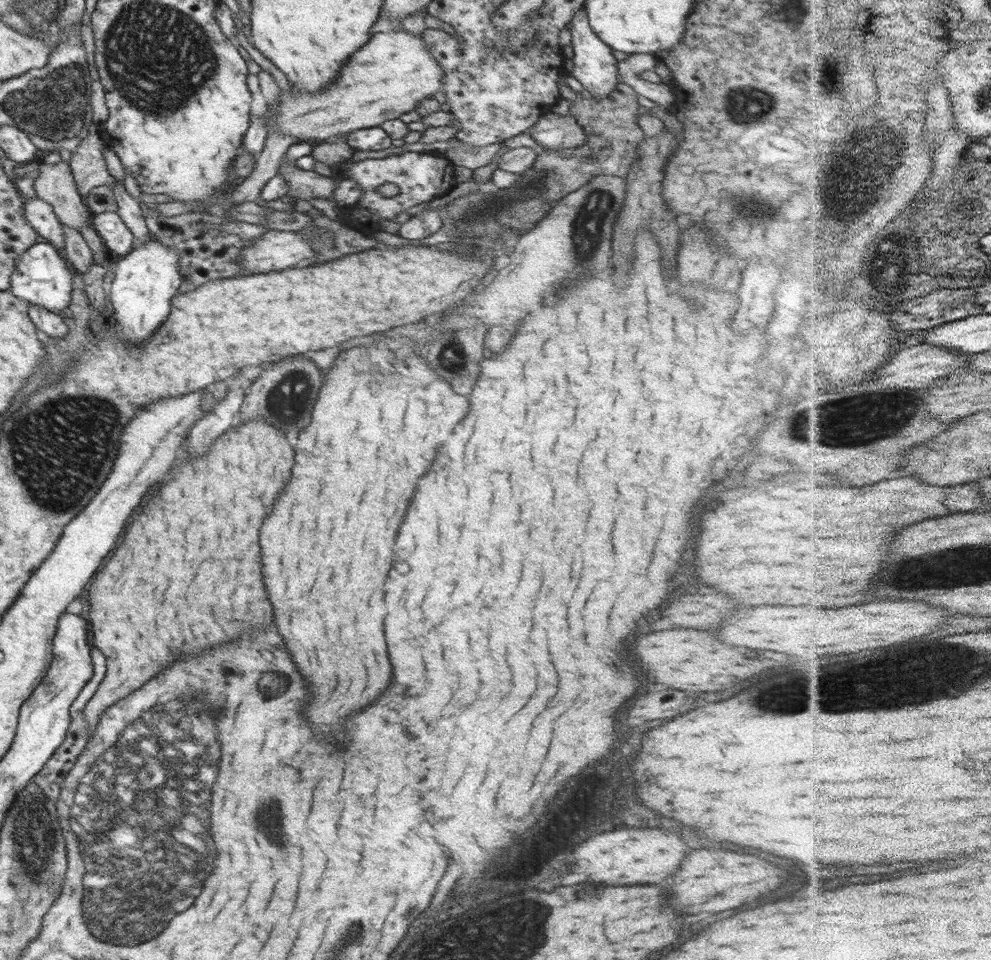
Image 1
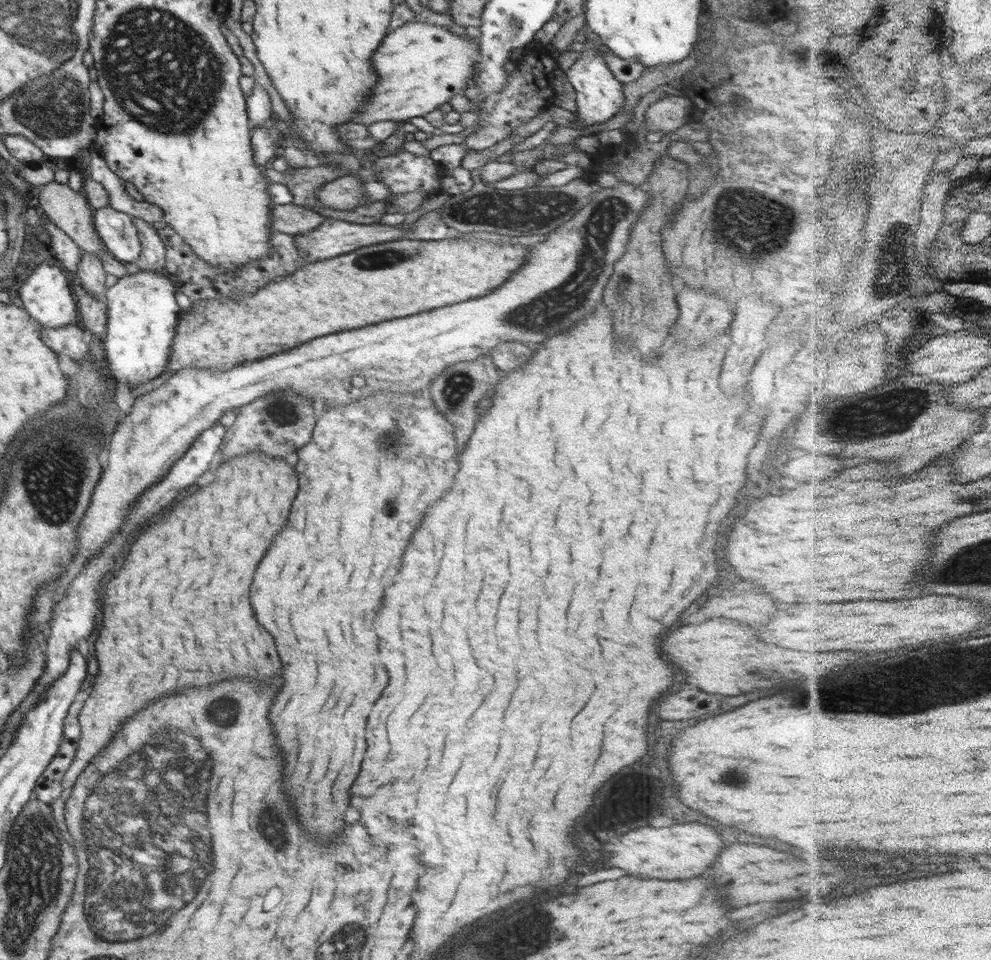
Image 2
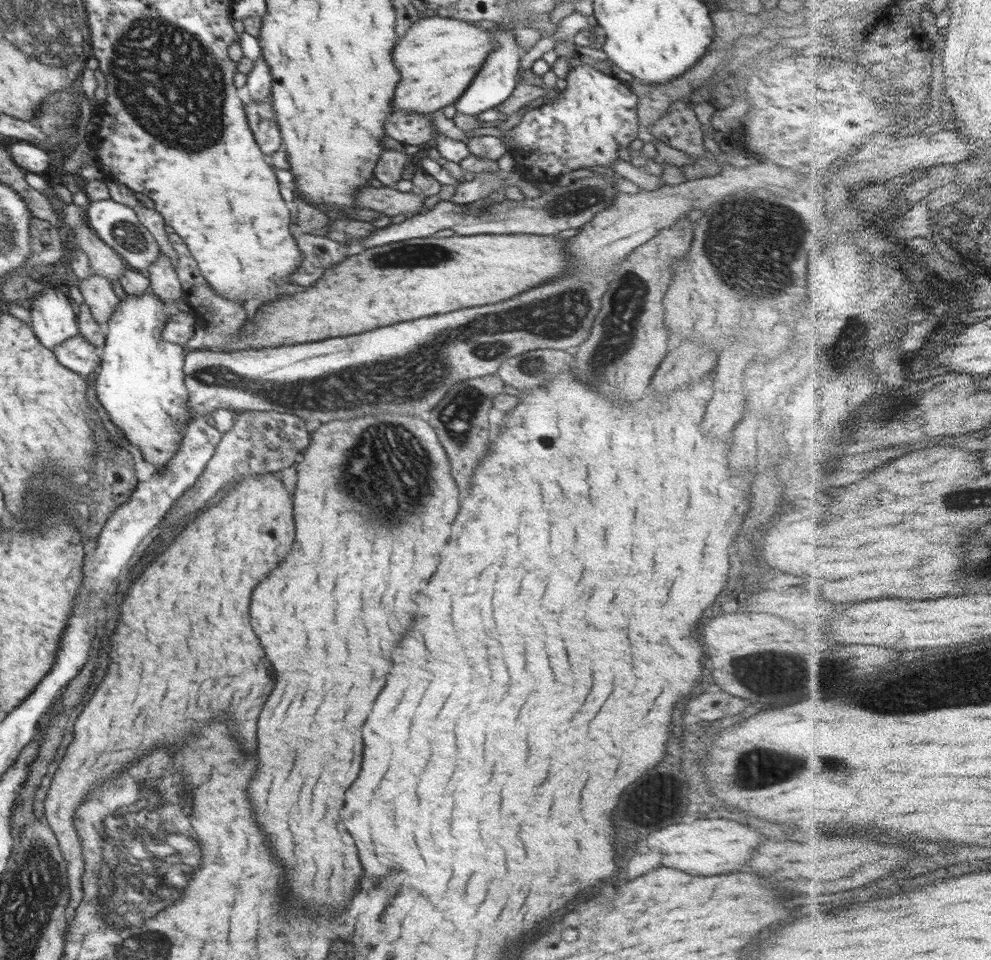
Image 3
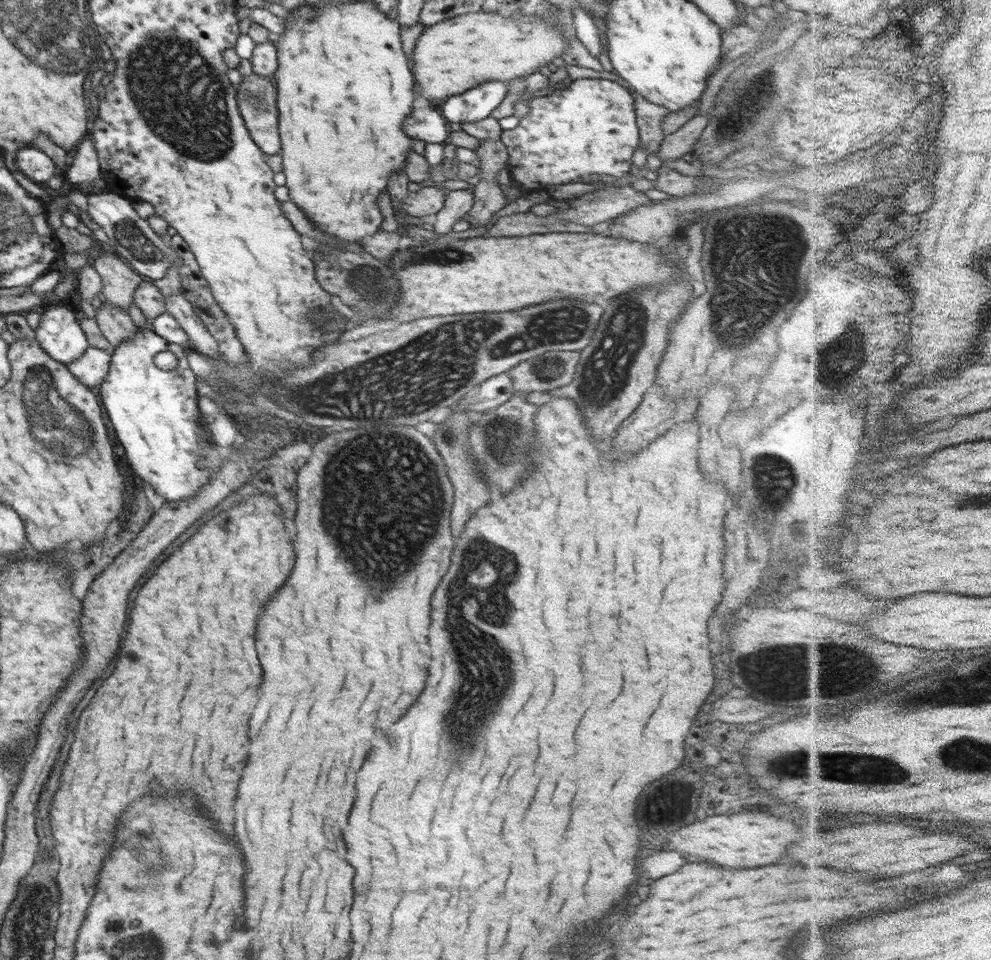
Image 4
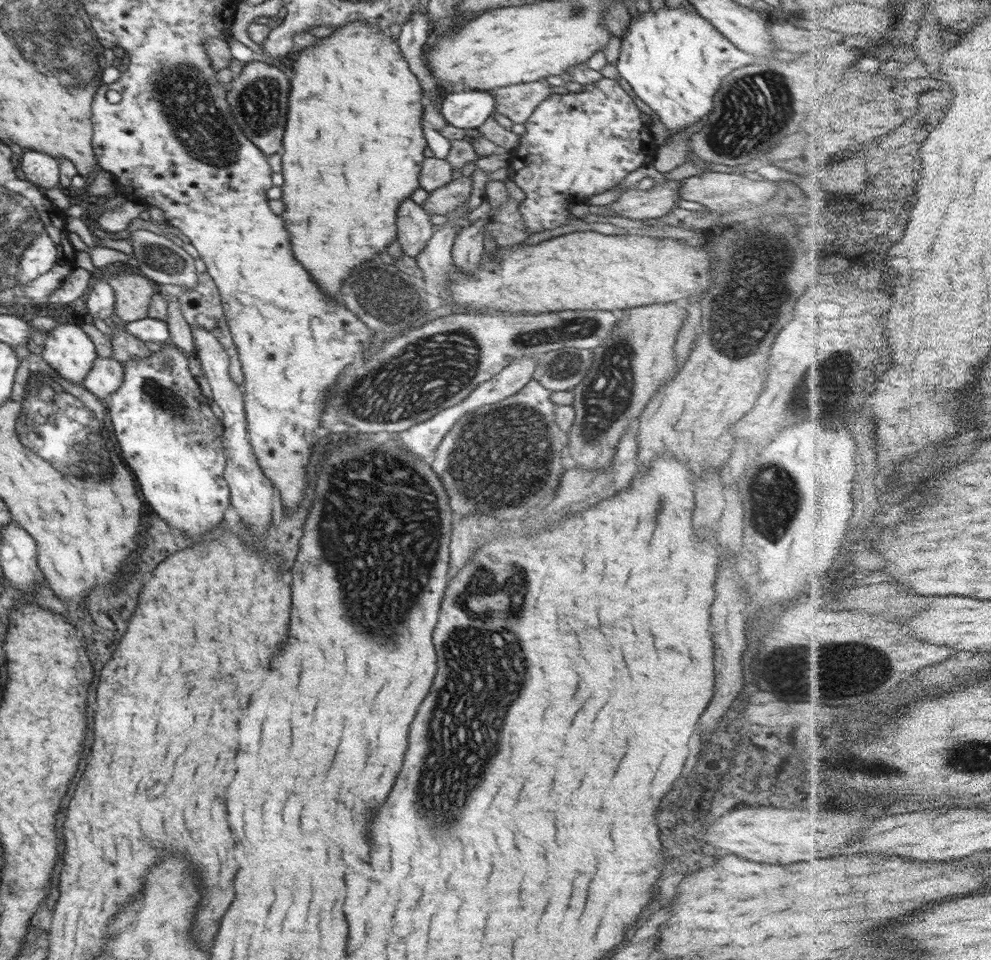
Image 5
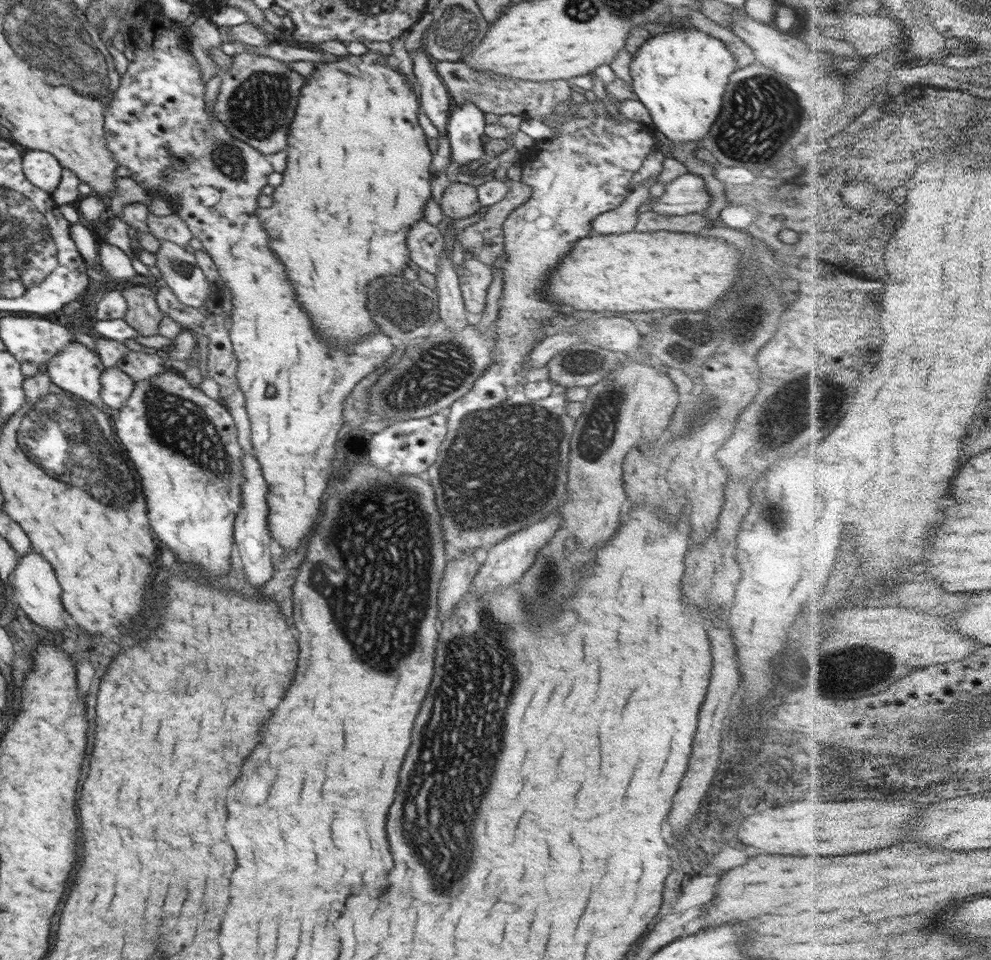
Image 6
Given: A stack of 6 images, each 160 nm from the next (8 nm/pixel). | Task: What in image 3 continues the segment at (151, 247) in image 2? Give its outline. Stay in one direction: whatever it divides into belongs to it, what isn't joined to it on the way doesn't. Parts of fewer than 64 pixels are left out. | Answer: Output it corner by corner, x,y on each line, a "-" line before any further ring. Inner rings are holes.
161,252
160,258
146,270
145,275
149,278
153,294
174,310
175,303
183,299
183,291
170,258

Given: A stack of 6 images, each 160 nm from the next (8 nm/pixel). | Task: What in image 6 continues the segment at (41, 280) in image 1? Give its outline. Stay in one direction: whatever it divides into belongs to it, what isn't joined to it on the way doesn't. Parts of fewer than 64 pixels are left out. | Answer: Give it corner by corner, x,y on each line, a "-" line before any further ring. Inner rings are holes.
74,341
52,358
47,367
47,373
55,385
84,399
87,404
104,410
100,375
105,368
96,351

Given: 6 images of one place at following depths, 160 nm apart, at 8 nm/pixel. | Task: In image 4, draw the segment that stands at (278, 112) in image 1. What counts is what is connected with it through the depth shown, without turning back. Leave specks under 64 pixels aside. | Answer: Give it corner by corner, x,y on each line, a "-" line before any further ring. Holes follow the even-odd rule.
498,12
466,13
447,18
426,26
418,37
412,52
414,92
440,104
482,83
507,83
521,76
526,78
540,66
552,67
552,60
561,57
568,47
569,40
563,36
557,18
551,20
535,15
504,18

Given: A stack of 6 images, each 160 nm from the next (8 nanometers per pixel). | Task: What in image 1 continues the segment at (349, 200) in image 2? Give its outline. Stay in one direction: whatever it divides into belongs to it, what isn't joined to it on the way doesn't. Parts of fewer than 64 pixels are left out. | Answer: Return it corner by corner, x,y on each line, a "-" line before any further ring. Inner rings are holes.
282,157
277,174
281,174
287,182
288,196
307,200
310,198
333,199
333,191
336,188
334,177
324,177
313,170
298,168
295,161

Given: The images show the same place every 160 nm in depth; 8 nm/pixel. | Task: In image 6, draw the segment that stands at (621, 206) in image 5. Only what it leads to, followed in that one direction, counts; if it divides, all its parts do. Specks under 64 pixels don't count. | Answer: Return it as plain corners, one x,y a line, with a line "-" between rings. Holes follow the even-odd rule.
686,173
665,184
662,196
648,198
652,212
668,216
703,213
709,206
710,195
704,179
695,173

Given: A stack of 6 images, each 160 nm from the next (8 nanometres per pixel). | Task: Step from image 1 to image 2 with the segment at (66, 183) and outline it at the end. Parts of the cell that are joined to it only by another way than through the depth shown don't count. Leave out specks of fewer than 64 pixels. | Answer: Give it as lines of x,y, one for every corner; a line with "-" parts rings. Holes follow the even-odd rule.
51,181
35,190
35,202
41,212
44,212
52,224
62,230
84,253
92,254
100,259
100,254
105,251
105,246
96,233
93,213
94,209
89,204
82,191
74,191
68,184

